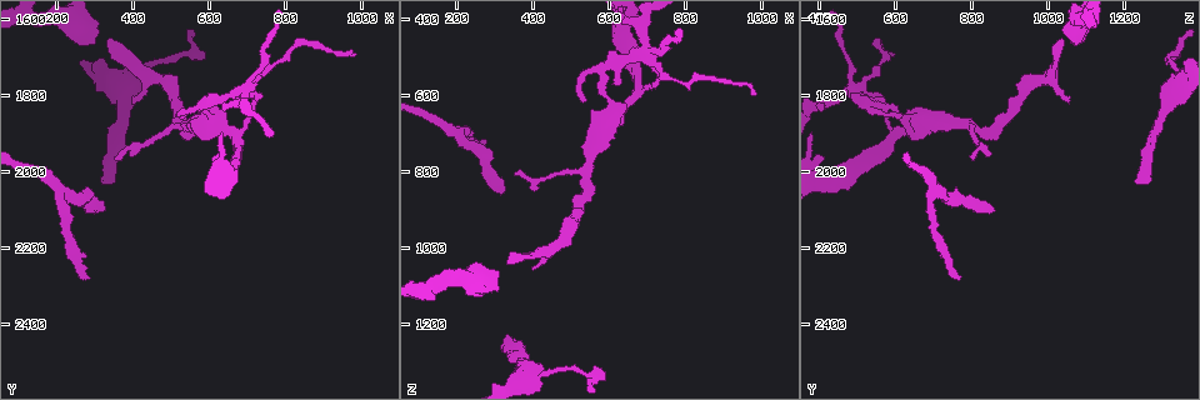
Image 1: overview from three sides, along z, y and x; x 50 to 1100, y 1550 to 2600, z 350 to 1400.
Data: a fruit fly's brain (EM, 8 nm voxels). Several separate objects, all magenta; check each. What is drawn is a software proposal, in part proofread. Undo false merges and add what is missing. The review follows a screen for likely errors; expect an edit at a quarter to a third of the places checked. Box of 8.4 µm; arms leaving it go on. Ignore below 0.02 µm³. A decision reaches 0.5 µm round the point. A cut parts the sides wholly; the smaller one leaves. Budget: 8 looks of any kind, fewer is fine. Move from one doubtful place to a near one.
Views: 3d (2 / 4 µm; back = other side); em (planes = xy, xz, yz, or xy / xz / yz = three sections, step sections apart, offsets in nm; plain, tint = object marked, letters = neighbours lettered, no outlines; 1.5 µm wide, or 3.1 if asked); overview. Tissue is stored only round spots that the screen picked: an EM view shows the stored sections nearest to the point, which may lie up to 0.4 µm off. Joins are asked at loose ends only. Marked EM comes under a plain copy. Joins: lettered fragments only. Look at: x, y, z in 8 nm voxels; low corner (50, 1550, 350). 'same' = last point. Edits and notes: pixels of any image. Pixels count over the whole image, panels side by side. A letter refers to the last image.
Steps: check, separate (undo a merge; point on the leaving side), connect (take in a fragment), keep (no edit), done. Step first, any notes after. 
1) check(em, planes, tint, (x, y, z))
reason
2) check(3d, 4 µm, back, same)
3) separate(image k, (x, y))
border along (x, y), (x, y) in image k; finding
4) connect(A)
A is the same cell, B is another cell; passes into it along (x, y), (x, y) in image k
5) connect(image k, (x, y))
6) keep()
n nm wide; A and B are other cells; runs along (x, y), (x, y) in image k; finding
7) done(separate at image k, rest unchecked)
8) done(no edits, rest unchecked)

check(em, planes, letters, (325, 2100, 855))
branch stops here

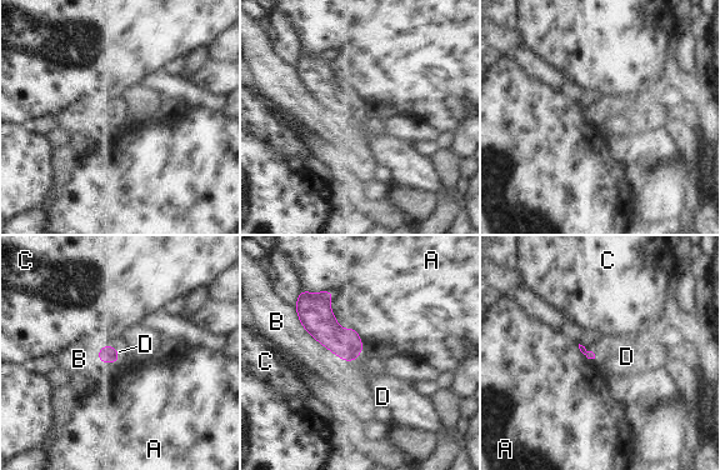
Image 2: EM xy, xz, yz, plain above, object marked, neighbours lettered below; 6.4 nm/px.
connect(D)
A touches over 500 nm; D is the same cell, A, B and C are other cells; it goes on there

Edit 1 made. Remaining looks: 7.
check(overview)

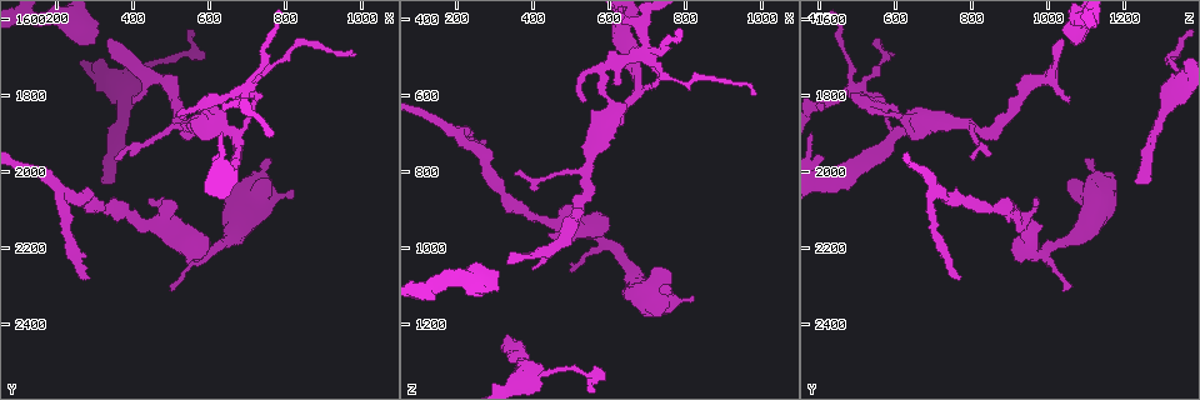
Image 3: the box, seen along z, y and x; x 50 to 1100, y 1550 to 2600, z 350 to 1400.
check(em, xy, step 8, tint, (980, 1695, 595))
an open end

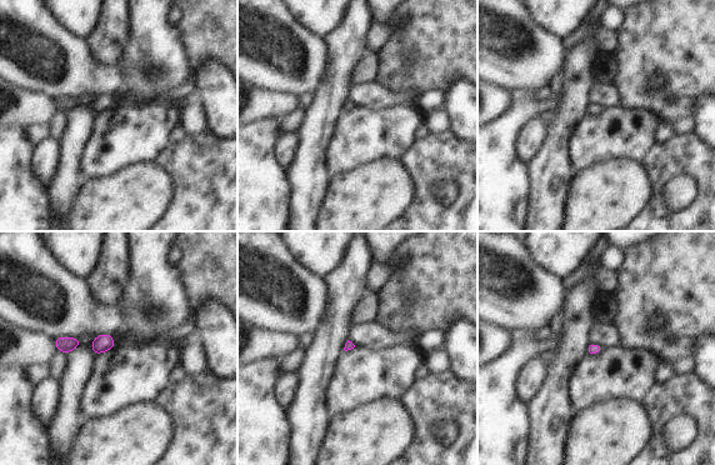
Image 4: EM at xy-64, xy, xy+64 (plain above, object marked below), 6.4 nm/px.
check(em, planes, tint, same)

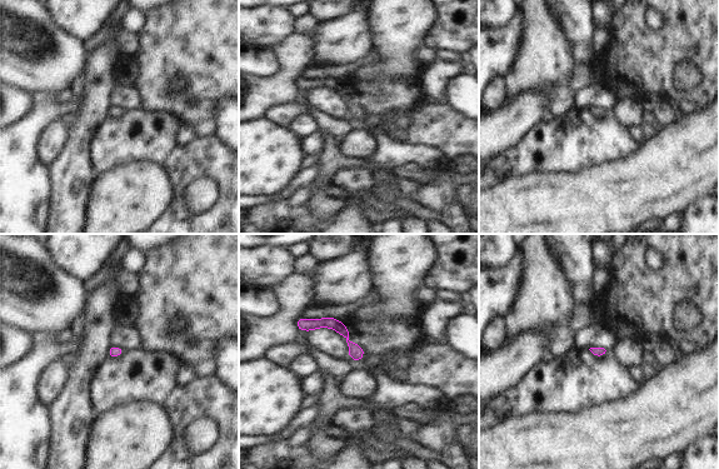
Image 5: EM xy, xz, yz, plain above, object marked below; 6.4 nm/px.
check(em, planes, letters, same)
see the neighbours

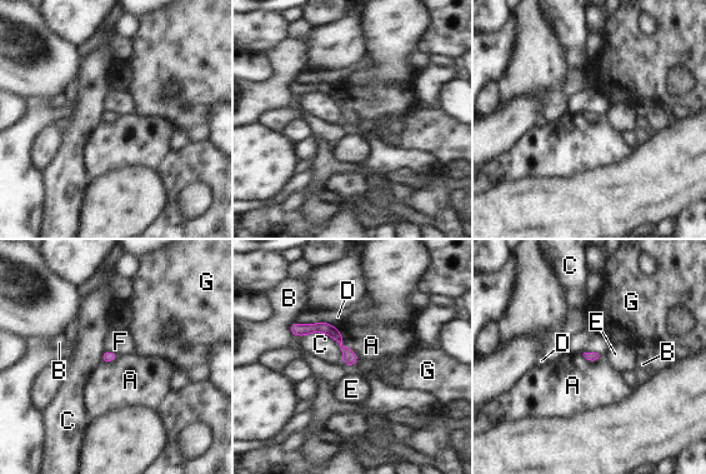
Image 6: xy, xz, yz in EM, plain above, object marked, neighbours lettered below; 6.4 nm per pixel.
keep()
A, B, C, D, E, F and G are other cells; no lettered fragment goes on from it

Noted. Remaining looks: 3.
check(em, planes, letters, (690, 1790, 495))
arms part here

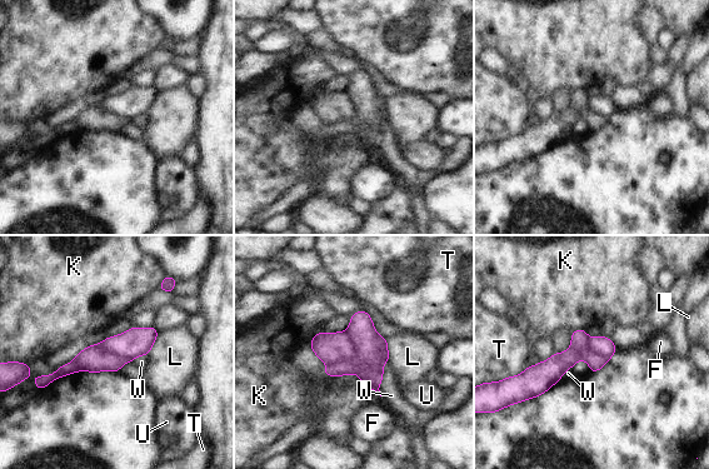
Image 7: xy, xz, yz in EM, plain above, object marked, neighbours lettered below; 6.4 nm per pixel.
separate(image 7, (370, 349))
F, K, L, T, U and W are other cells; border along (344, 332), (355, 359), (329, 365) in image 7; two cells meet here

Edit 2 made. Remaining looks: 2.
done(connect at image 2, separate at image 7, rest unchecked)

